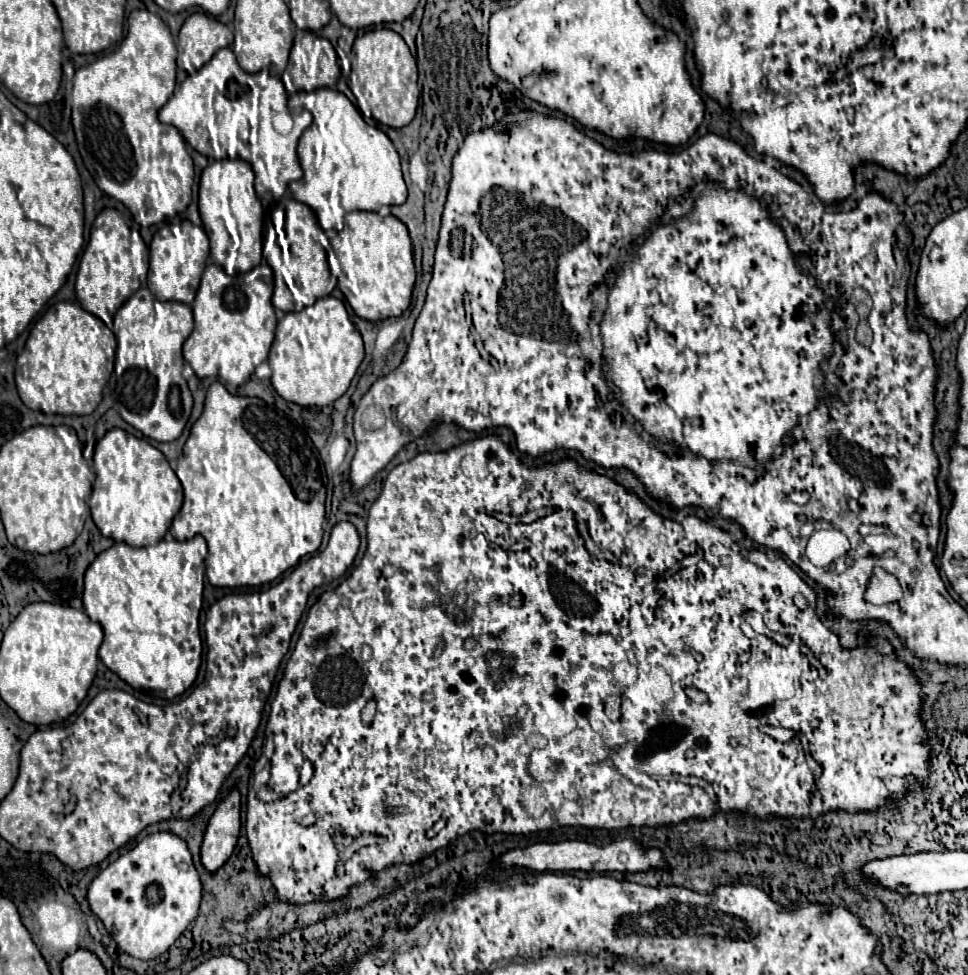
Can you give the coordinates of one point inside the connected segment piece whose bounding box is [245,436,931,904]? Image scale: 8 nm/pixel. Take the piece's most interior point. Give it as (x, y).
(404, 726)

